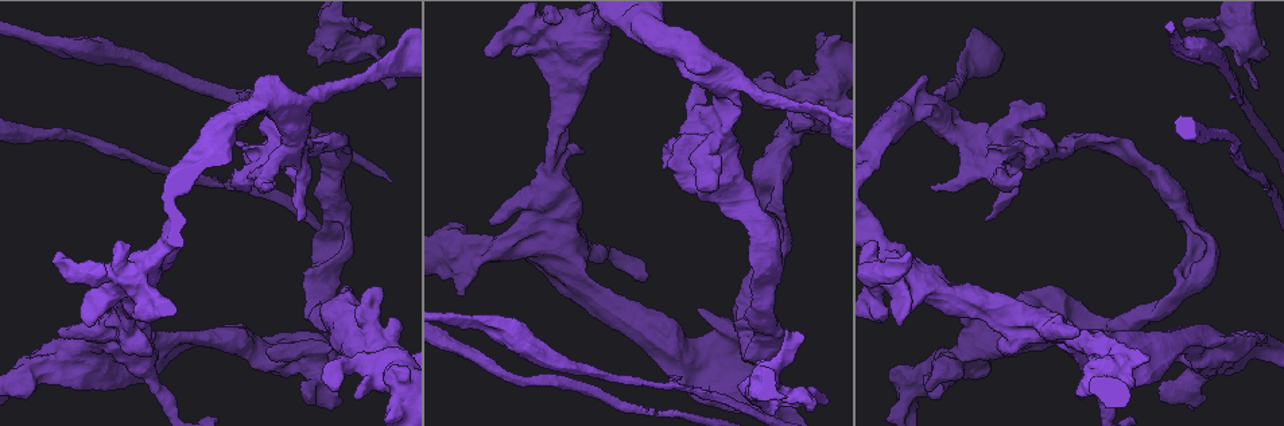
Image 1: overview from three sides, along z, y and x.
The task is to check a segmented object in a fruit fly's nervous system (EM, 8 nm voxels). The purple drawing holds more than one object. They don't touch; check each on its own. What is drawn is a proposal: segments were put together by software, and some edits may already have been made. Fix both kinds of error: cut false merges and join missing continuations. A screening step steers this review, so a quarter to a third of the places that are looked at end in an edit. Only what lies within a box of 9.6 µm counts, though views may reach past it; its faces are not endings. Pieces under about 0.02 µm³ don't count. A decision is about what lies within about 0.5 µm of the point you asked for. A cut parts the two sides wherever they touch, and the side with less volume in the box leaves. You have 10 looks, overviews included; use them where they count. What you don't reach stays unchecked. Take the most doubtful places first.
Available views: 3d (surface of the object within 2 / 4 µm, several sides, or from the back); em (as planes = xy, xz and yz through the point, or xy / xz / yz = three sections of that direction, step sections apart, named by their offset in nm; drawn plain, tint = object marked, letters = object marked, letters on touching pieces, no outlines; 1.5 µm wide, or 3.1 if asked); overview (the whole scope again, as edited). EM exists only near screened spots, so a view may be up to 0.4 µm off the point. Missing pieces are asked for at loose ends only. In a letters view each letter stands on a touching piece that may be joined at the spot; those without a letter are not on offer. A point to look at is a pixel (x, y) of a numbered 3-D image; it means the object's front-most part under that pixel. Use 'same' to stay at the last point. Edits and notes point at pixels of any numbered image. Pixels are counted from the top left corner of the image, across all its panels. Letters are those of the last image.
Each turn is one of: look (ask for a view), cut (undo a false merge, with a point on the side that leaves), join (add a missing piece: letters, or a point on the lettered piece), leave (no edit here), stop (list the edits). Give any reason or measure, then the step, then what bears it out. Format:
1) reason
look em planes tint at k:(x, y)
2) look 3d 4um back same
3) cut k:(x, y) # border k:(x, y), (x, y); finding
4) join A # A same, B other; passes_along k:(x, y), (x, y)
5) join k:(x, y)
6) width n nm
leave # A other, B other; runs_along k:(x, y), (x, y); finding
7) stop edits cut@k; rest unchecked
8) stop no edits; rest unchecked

free end
look em planes letters at 1:(349, 253)

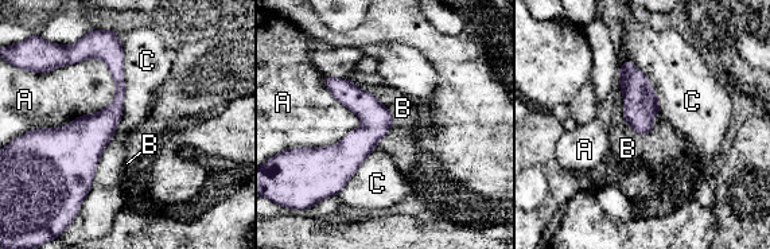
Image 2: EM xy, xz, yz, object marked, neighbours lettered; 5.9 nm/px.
longest_contact C 950 nm
leave # A other, B other, C other; runs_along 2:(119, 47), (119, 101), (86, 140), (86, 186); none of them fits

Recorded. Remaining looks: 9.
free end
look em planes tint at 1:(1202, 398)

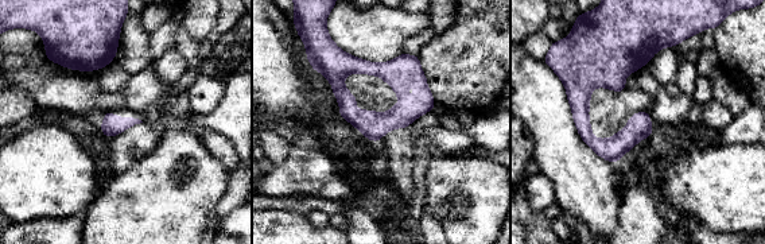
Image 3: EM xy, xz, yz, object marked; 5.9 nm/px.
what lies round it
look em planes letters same

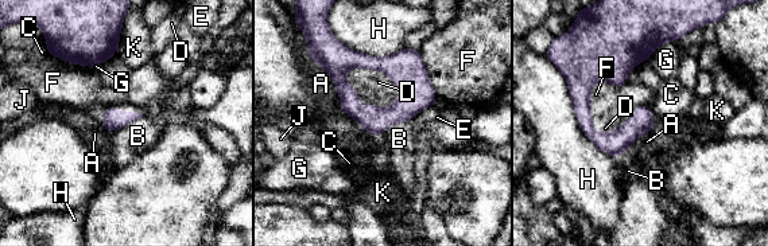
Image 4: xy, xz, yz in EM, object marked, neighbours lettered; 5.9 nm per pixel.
leave # A other, B other, C other, D other, E other, F other, G other, H other, J other, K other; no lettered piece goes on from it

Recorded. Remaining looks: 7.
tapers out
look 3d 2um at 1:(1254, 89)

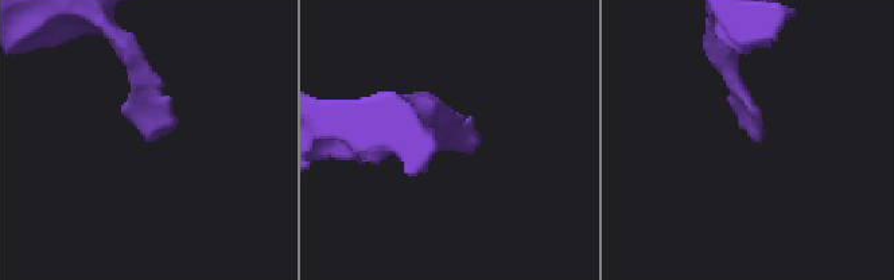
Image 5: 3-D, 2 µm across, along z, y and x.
look em planes plain at 5:(149, 141)

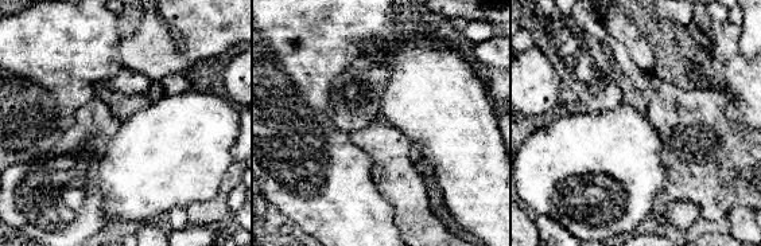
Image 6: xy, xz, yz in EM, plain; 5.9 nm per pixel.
look em planes letters same

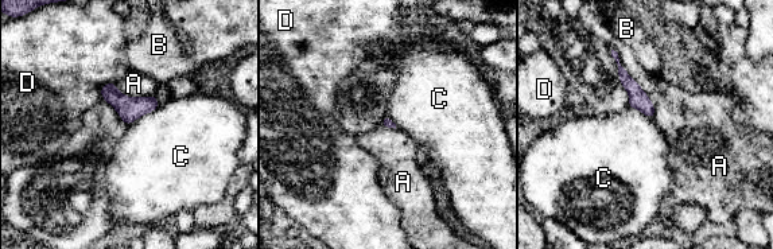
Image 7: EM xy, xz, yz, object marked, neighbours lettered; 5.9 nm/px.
leave # A other, B other, C other, D other; no lettered piece goes on from it

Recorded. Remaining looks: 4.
an open end
look 3d 2um at 1:(699, 309)

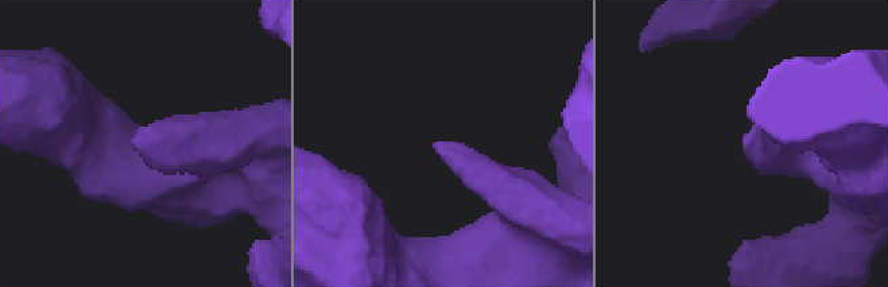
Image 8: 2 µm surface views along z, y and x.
look em xz step 4 tint at 8:(748, 140)

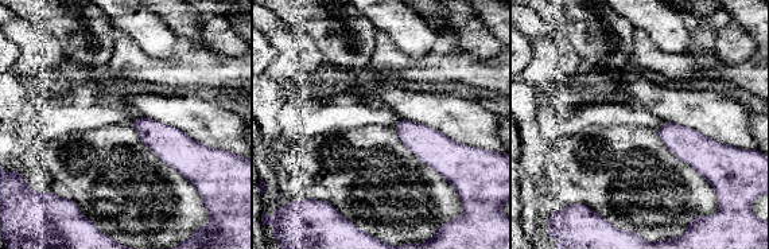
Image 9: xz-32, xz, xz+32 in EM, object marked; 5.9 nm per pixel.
another direction
look em planes letters same

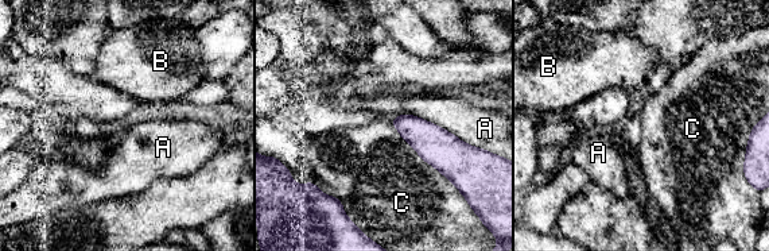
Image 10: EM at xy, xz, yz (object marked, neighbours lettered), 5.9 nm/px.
leave # A other, B other, C other; border 10:(406, 114), (501, 157); no lettered piece goes on from it

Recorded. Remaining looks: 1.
stop no edits; rest unchecked

